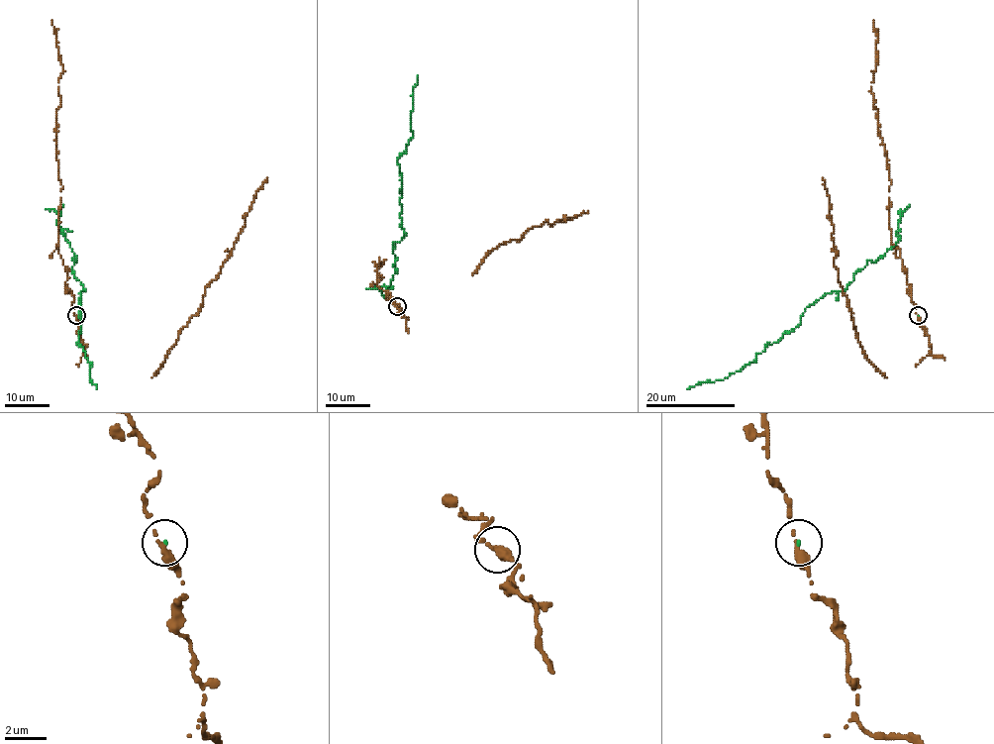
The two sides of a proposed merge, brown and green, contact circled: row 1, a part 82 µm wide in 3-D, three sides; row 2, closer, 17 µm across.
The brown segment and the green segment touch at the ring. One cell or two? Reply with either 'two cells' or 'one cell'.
one cell

